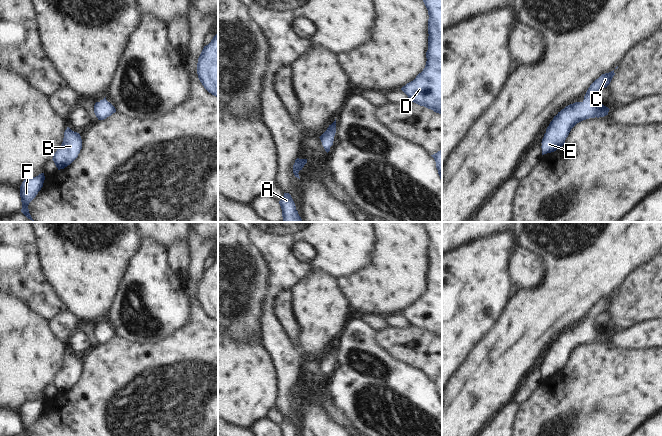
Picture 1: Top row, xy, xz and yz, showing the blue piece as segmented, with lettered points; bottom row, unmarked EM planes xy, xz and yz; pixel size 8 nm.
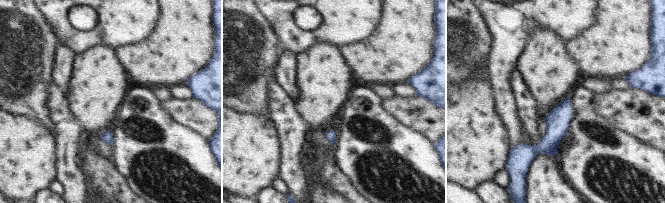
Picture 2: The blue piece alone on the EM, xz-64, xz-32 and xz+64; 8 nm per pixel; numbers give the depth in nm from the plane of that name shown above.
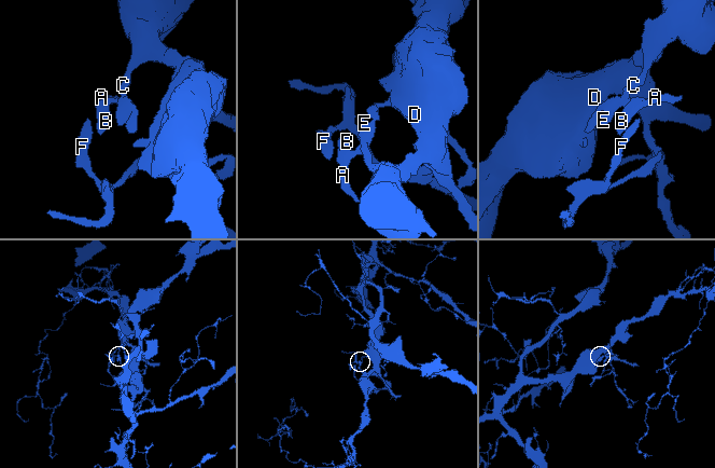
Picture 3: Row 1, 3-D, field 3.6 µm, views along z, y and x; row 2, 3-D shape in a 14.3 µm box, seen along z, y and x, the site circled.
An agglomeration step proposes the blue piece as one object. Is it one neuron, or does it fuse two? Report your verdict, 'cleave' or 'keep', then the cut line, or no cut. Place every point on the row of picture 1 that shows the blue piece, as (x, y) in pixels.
keep | no cut

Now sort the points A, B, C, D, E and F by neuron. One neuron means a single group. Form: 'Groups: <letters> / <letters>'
Groups: A B C D E F.

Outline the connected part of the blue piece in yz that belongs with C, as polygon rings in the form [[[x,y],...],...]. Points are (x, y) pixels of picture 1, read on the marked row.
[[[614,70],[602,74],[590,85],[582,102],[570,104],[554,116],[541,142],[542,155],[561,148],[571,129],[577,123],[589,118],[608,115],[610,109],[601,103],[596,103],[595,97],[600,89],[606,88],[610,84],[614,75]]]

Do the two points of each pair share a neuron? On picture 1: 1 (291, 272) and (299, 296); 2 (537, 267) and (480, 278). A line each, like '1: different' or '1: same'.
1: different
2: different

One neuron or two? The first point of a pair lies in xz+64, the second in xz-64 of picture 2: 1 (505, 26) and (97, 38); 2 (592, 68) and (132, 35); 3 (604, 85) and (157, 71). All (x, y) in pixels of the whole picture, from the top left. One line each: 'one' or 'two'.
1: one
2: two
3: two

